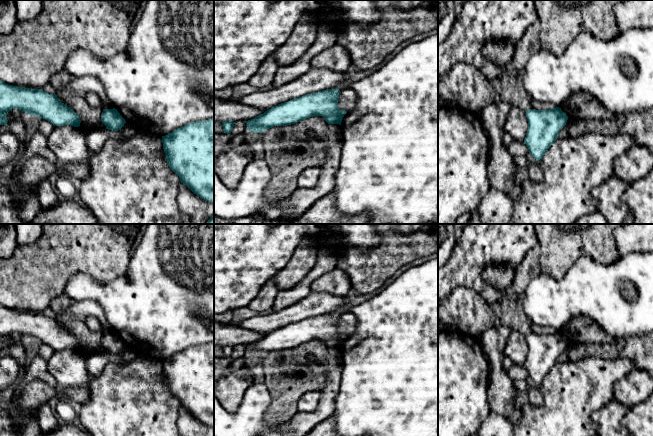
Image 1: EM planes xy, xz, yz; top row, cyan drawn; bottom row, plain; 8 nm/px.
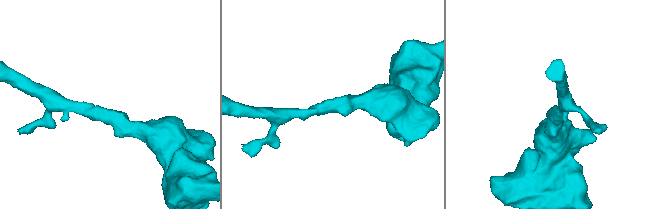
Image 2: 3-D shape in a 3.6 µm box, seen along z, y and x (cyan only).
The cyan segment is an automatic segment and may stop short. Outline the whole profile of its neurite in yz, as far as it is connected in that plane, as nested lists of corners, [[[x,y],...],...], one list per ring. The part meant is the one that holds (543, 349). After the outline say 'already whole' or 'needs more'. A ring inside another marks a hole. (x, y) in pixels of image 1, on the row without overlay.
[[[559,331],[549,334],[529,333],[525,336],[528,355],[524,367],[529,377],[539,386],[558,362],[558,357],[566,349],[568,340]]]; already whole

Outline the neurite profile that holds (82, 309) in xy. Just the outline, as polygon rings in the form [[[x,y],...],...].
[[[84,300],[79,302],[73,302],[70,307],[71,314],[78,318],[85,319],[86,317],[93,316],[97,318],[102,327],[103,333],[113,333],[112,327],[108,324],[106,315],[102,305],[95,301]]]

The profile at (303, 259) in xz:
[[[305,238],[292,254],[287,265],[275,275],[280,290],[295,287],[314,267],[317,260],[318,245],[312,238]]]

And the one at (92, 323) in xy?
[[[89,316],[89,317],[86,317],[84,319],[84,321],[86,323],[86,326],[90,330],[103,333],[103,327],[102,327],[100,321],[97,318],[95,318],[93,316]]]

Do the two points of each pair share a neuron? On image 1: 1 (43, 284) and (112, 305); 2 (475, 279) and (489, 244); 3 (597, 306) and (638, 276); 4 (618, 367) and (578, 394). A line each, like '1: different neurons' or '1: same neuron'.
1: different neurons
2: same neuron
3: same neuron
4: same neuron

